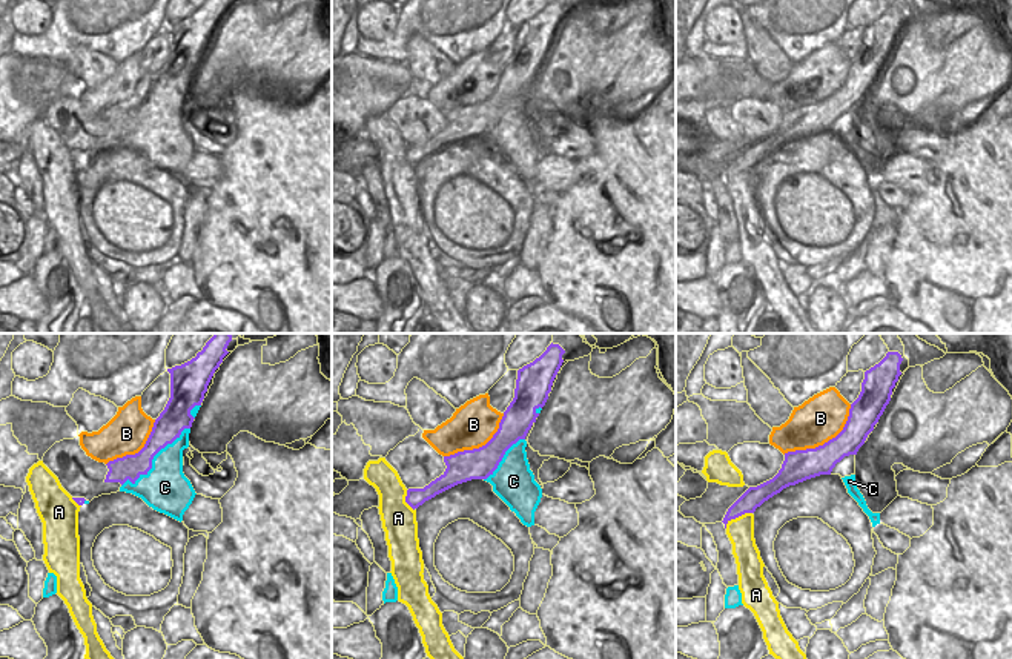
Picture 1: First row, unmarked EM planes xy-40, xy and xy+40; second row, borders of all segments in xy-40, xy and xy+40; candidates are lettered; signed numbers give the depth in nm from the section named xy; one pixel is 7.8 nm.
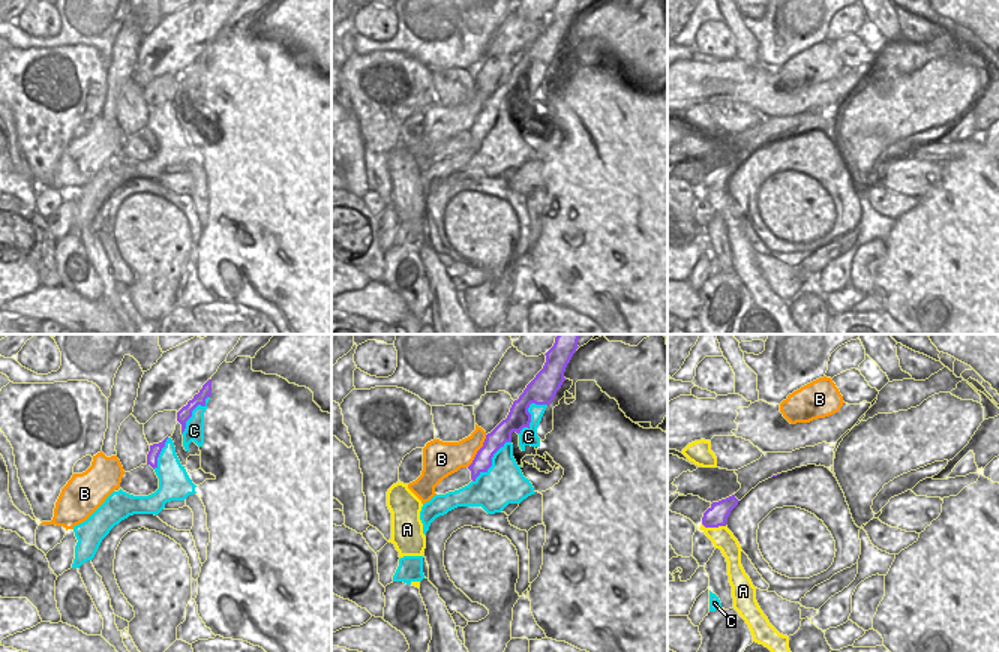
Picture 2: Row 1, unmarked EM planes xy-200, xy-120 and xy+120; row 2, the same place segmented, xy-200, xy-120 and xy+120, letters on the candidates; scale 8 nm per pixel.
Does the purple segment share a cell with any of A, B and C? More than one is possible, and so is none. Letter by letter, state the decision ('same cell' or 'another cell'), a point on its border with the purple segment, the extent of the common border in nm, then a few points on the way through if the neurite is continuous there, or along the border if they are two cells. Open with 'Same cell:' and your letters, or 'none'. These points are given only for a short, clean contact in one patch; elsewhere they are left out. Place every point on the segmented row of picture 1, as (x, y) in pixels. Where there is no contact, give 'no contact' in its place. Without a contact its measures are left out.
Same cell: none
A: another cell | xy+40 (737, 516) | 240 nm
B: another cell | xy+40 (825, 443) | 650 nm
C: another cell | xy-40 (152, 458) | 700 nm

